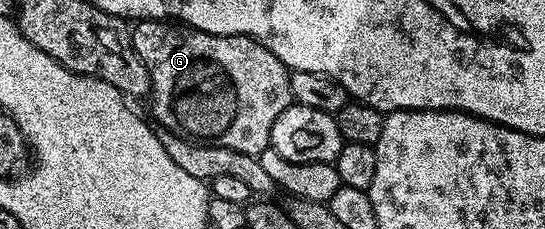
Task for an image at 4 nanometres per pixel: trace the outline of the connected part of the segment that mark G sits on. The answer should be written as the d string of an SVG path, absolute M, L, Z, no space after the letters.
M137 20L130 31L134 50L150 74L151 119L157 125L160 123L163 131L183 134L201 144L226 146L226 150L238 150L238 154L257 158L270 147L270 130L274 130L278 114L294 101L289 68L273 52L266 50L266 46L249 36L210 34L168 20Z

